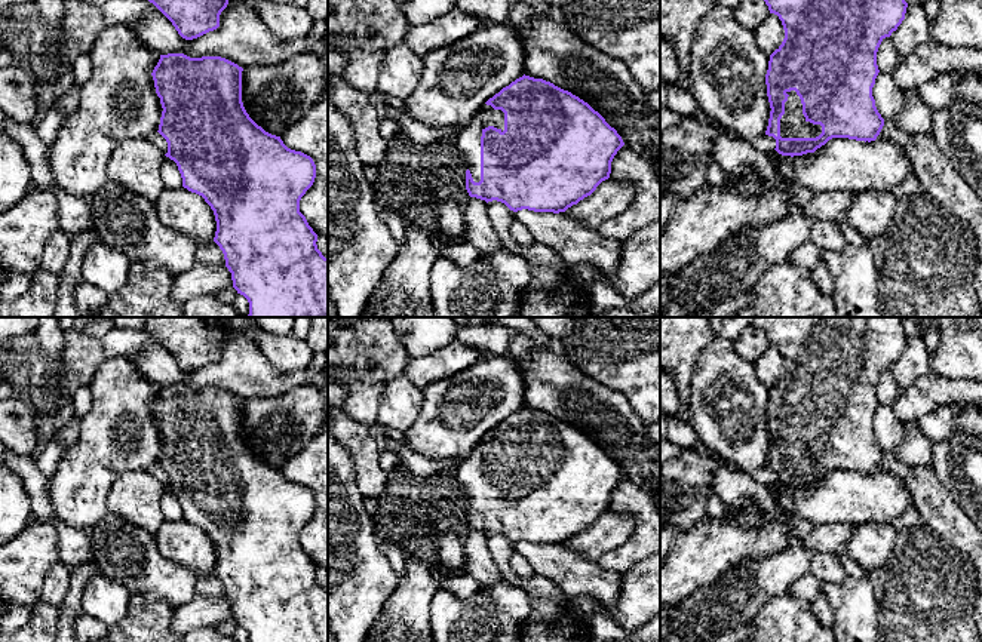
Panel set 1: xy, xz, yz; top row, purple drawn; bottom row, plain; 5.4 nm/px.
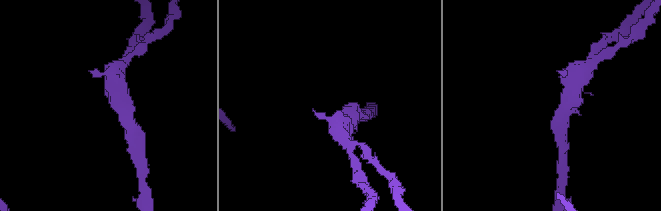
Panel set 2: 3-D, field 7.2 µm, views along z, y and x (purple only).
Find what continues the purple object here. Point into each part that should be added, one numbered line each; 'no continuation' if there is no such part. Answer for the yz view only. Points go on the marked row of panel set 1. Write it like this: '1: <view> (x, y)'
1: yz (792, 125)

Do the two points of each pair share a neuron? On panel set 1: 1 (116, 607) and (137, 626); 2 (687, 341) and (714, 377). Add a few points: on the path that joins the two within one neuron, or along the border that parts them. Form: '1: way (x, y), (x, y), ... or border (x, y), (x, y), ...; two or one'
1: border (132, 595), (126, 614), (109, 626); two
2: border (717, 335), (702, 352); two

